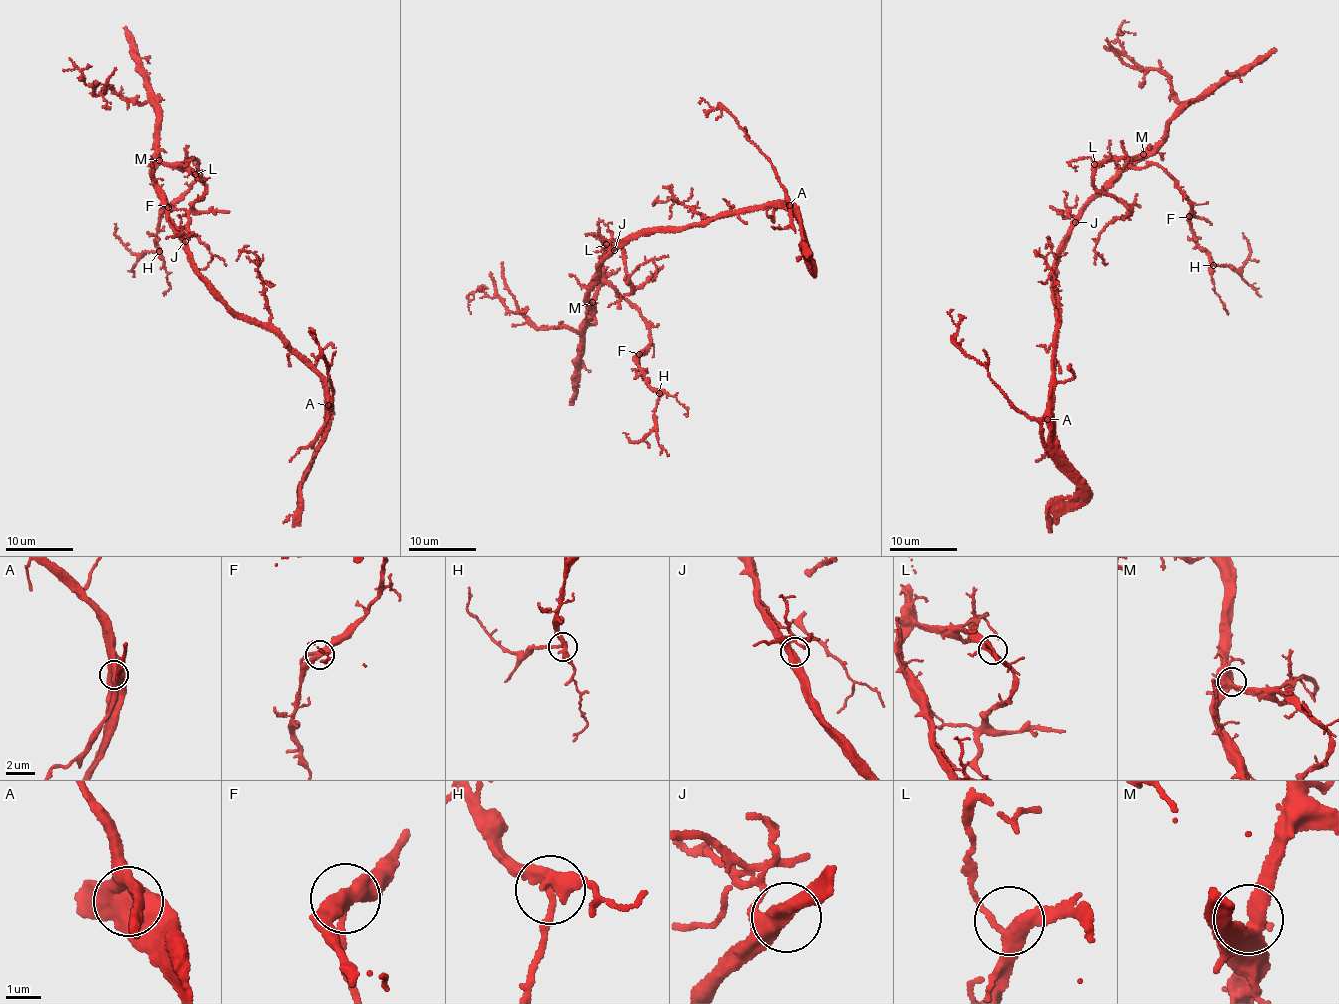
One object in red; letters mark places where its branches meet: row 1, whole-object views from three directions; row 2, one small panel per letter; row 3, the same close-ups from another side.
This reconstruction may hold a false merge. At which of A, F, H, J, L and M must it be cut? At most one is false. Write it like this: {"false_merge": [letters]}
{"false_merge": []}

